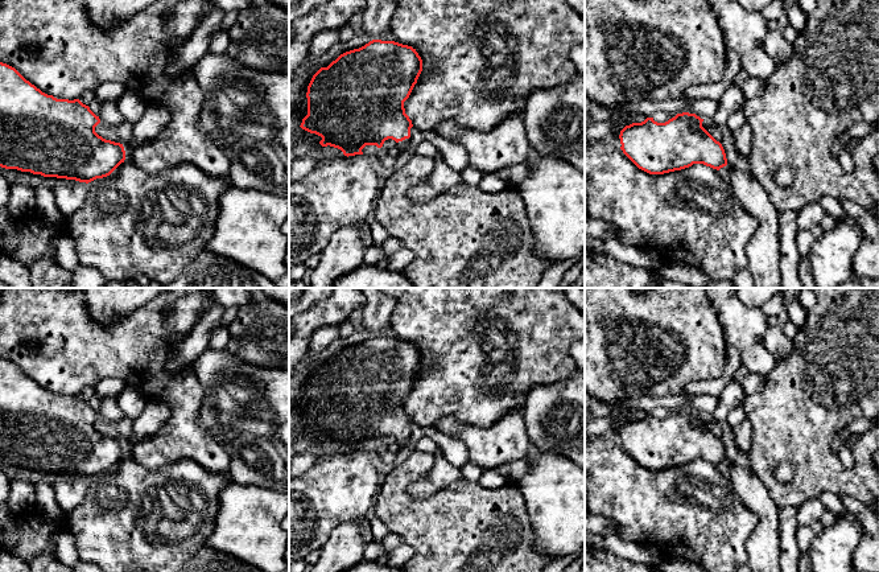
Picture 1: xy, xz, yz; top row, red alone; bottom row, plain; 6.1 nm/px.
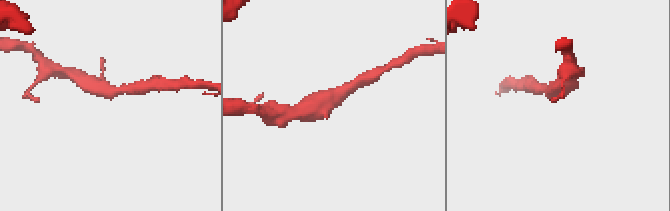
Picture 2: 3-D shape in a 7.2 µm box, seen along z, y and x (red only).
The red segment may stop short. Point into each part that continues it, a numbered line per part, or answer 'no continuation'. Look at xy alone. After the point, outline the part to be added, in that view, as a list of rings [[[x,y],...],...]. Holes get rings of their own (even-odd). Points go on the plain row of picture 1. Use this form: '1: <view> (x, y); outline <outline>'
no continuation

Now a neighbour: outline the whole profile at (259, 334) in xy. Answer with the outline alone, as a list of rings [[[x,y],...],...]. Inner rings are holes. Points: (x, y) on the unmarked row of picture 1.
[[[268,297],[240,306],[226,349],[249,365],[289,369],[289,306]]]

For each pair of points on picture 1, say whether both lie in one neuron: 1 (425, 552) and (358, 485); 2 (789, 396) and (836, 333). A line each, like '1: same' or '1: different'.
1: different
2: same

